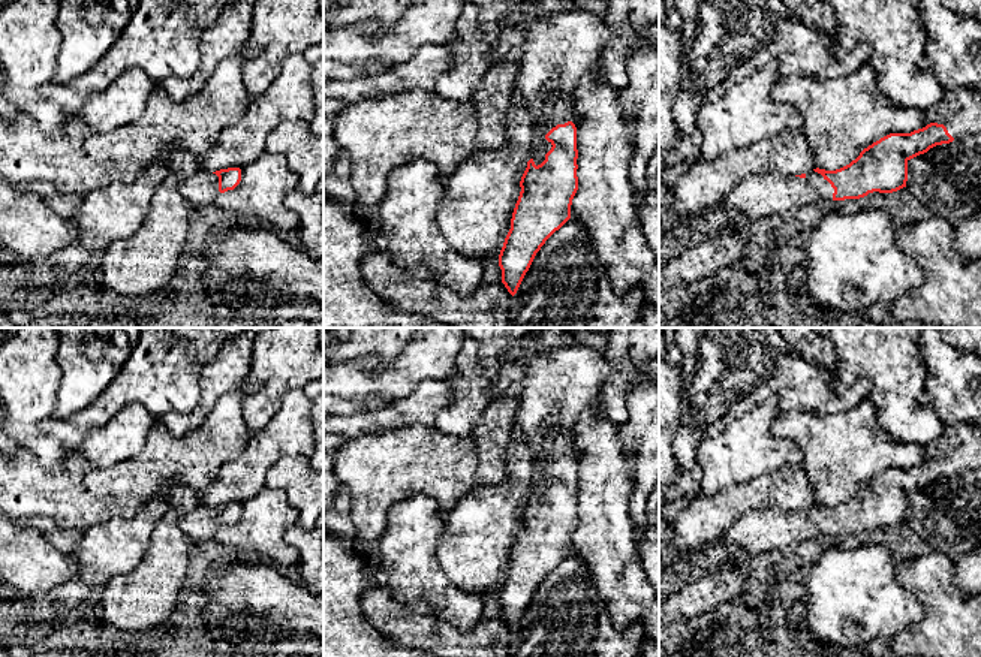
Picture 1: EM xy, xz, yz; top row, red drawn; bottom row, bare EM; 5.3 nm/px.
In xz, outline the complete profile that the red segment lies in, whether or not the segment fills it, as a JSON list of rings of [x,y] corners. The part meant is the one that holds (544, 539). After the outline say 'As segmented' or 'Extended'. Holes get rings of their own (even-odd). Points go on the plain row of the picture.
[[[562,431],[553,437],[547,437],[542,449],[532,455],[535,467],[530,480],[532,494],[527,497],[527,503],[521,512],[521,527],[512,548],[511,564],[499,590],[502,618],[512,632],[517,629],[536,588],[571,554],[572,534],[578,525],[577,462],[571,456],[571,443],[572,436]],[[544,453],[553,461],[545,471],[539,467],[539,459]]]. Extended

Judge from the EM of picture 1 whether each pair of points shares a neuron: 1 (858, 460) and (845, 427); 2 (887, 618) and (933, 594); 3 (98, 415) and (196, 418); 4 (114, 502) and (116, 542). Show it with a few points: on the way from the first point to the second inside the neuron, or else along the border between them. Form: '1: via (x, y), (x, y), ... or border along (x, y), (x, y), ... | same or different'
1: via (851, 452), (845, 446), (845, 434) | same
2: border along (897, 575), (923, 606), (923, 617), (905, 632) | different
3: border along (196, 403), (189, 412), (165, 413), (161, 418) | different
4: border along (146, 502), (134, 515), (113, 517), (83, 533) | different

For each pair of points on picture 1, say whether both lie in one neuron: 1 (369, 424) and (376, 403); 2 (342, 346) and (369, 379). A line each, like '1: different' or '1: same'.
1: different
2: different

